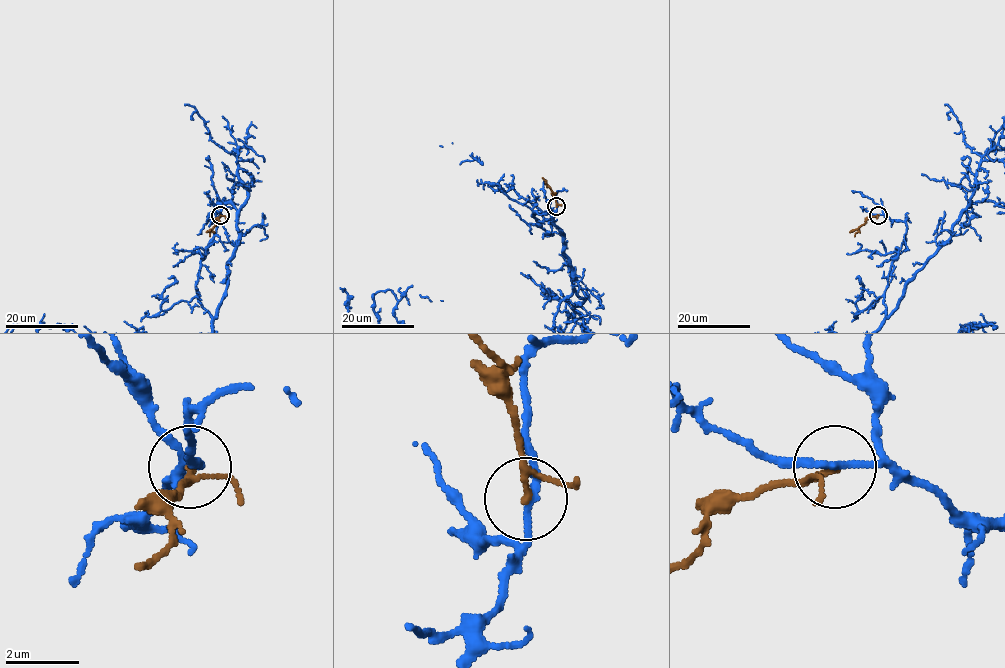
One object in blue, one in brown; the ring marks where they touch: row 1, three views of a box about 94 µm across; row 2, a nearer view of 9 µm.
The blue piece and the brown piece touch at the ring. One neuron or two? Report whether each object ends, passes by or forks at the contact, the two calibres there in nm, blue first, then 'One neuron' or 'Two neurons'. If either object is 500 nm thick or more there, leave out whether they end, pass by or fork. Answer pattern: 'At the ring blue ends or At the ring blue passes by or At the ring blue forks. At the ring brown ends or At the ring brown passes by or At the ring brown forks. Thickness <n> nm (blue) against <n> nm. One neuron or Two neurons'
At the ring blue passes by. At the ring brown passes by. Thickness 170 nm (blue) against 130 nm. Two neurons

